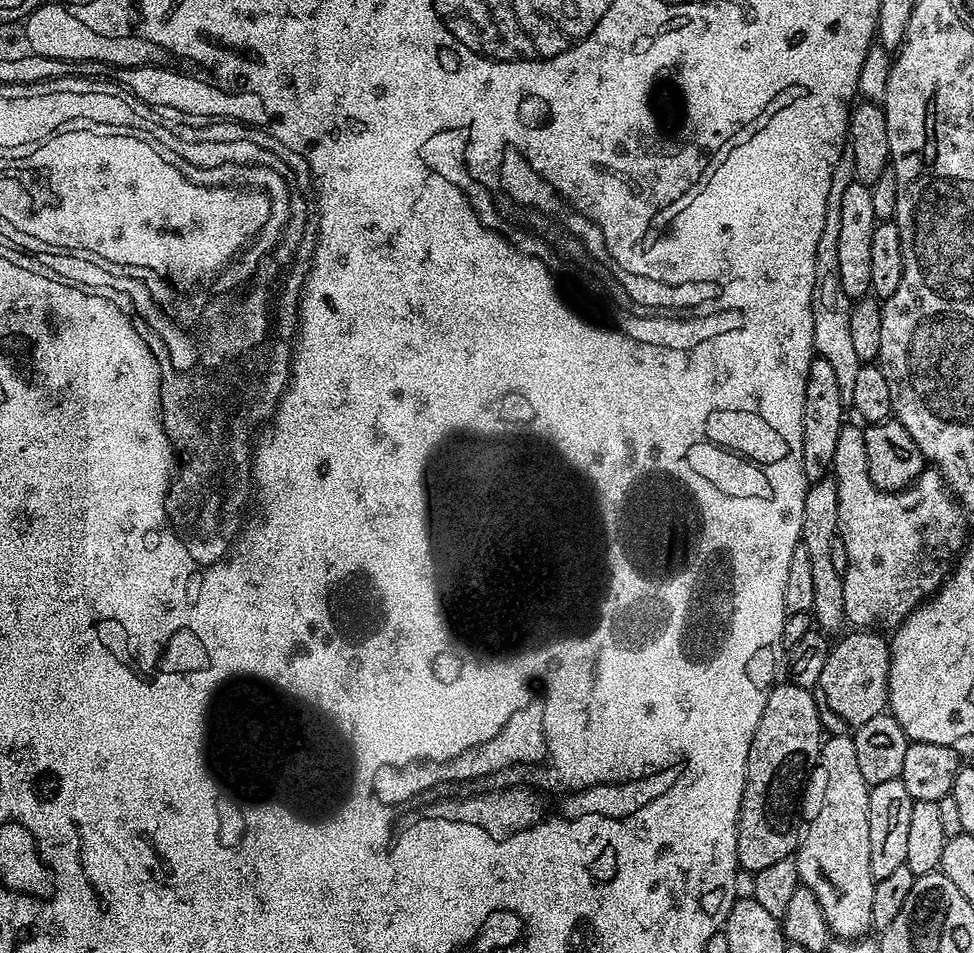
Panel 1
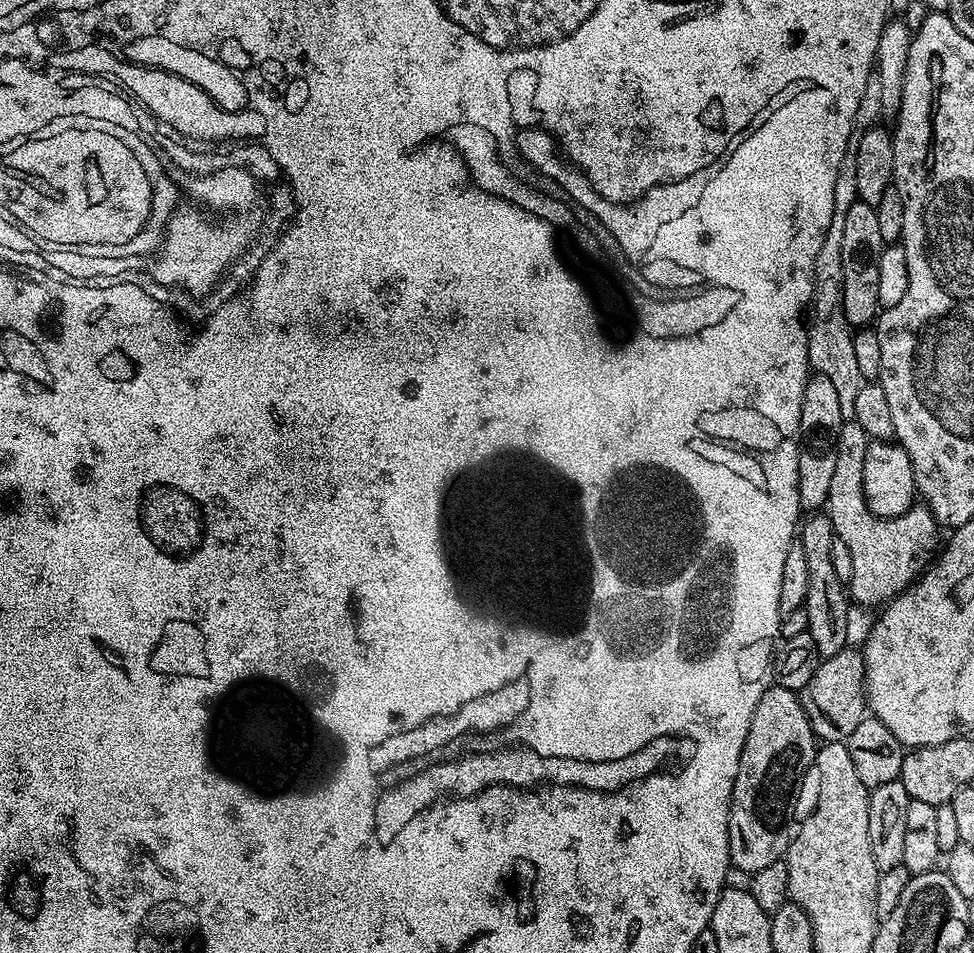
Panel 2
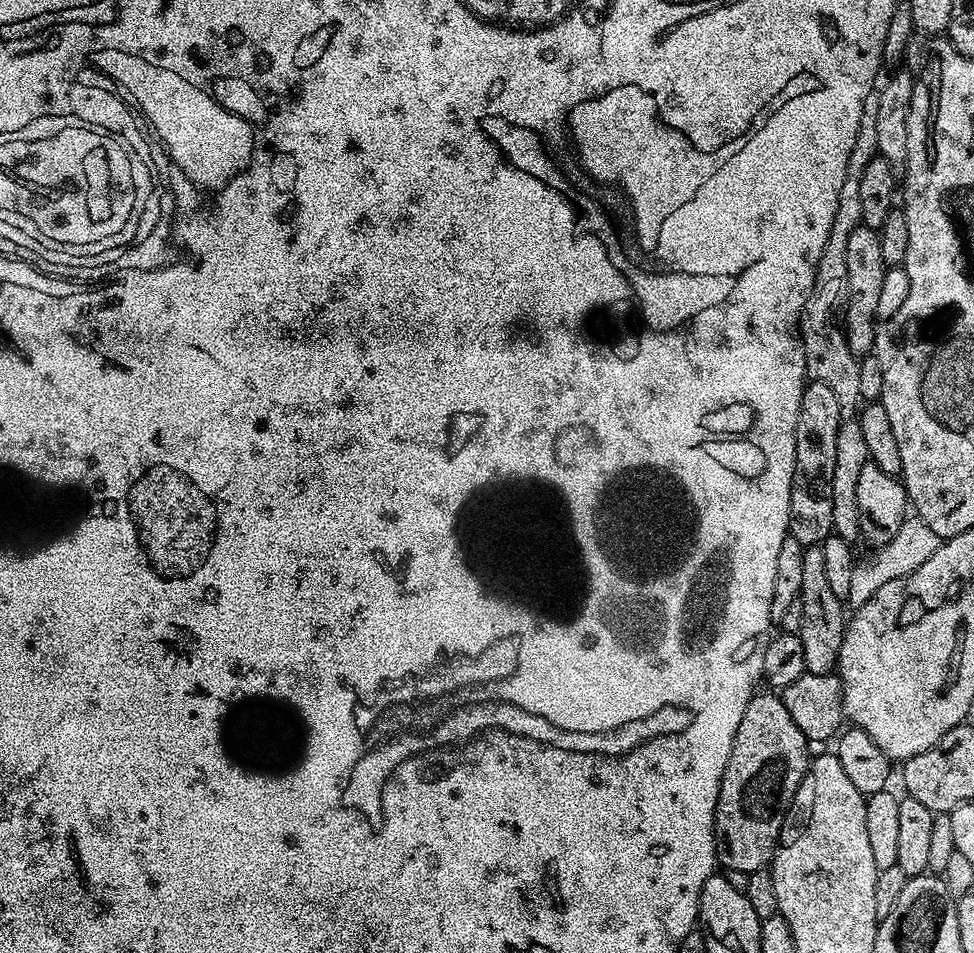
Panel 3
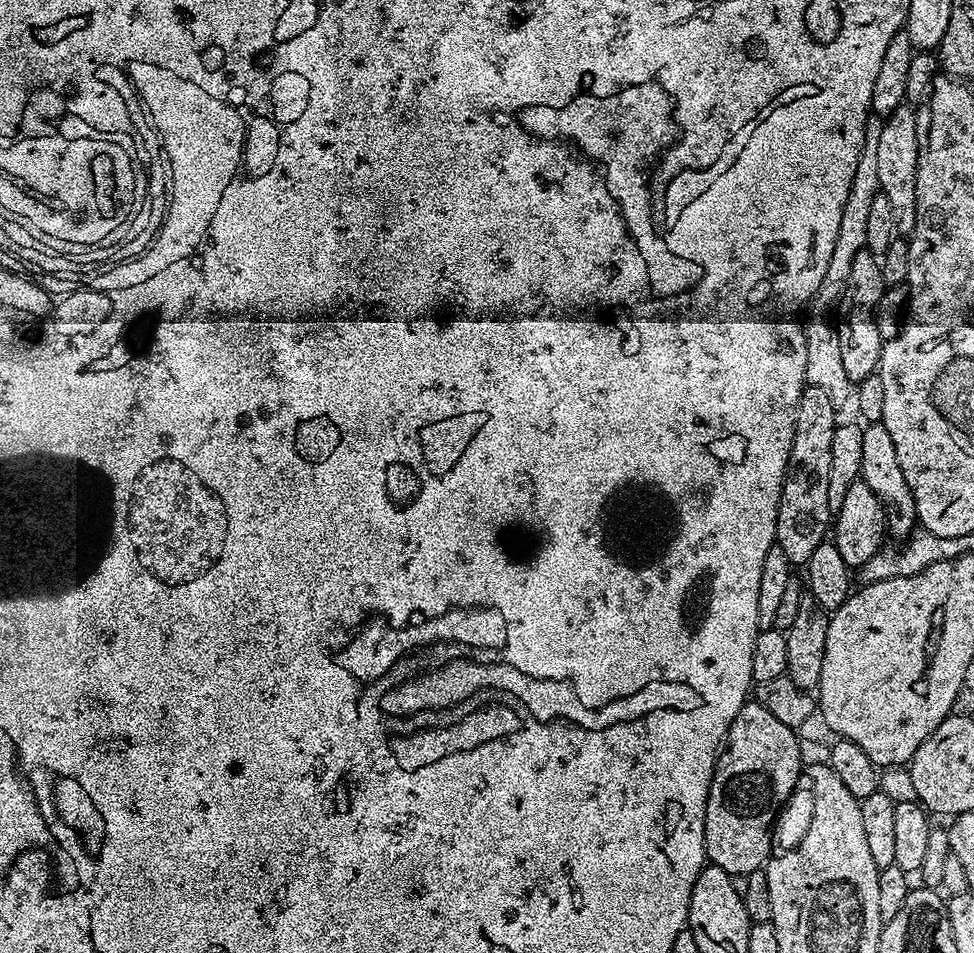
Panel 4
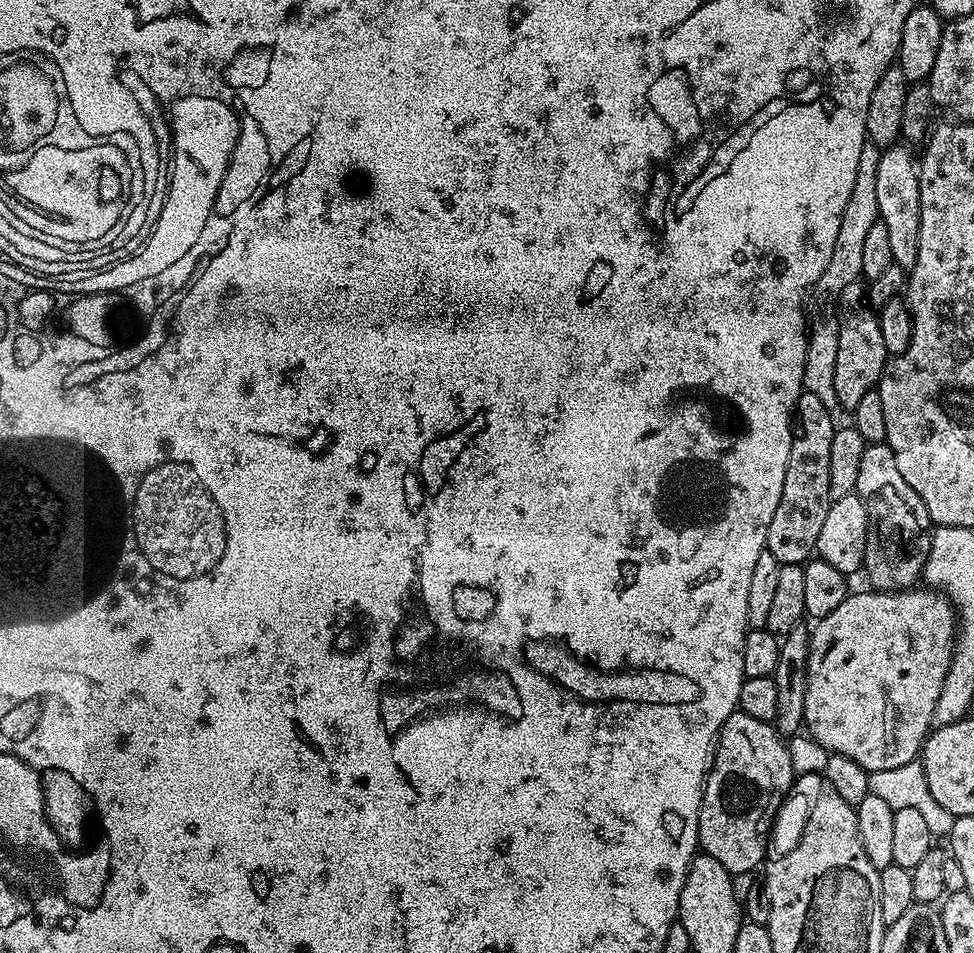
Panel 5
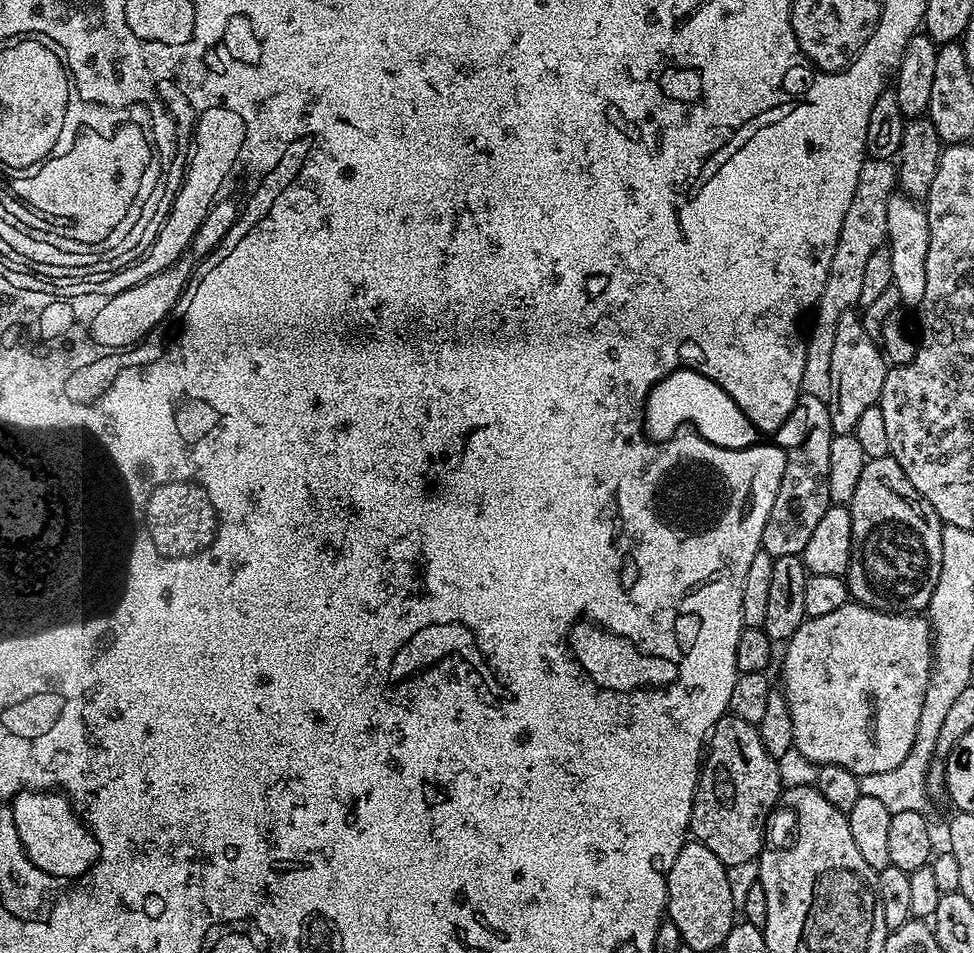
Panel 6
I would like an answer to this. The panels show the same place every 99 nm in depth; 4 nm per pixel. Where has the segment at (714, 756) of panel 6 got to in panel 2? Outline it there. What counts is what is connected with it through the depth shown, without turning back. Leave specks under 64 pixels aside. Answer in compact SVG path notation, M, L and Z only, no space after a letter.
M773 683L758 698L754 714L750 718L750 730L742 746L742 758L738 762L738 778L734 778L734 790L728 815L728 841L730 842L730 864L739 870L750 873L763 870L770 862L784 860L790 843L789 833L784 833L784 819L788 816L788 807L792 804L792 791L804 771L811 769L816 762L818 741L812 732L812 724L802 710L800 697L791 688Z

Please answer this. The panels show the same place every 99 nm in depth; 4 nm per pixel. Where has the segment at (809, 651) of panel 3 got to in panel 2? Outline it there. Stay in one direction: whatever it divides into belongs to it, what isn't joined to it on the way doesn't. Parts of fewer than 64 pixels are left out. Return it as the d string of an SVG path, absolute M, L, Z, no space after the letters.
M812 514L803 521L798 528L798 540L802 546L802 554L806 554L806 567L810 573L810 586L806 590L804 609L808 615L808 633L814 638L814 646L821 658L838 654L849 647L848 609L850 596L846 591L845 581L834 574L833 551L836 531L827 514Z

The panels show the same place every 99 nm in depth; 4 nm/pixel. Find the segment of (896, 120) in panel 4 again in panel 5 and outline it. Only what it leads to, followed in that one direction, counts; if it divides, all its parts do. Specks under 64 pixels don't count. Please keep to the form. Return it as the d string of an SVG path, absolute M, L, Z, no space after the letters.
M897 142L879 153L880 161L874 178L874 198L878 198L879 223L886 226L890 241L892 263L911 270L918 262L918 234L922 218L920 201L920 174L918 160L907 143Z

